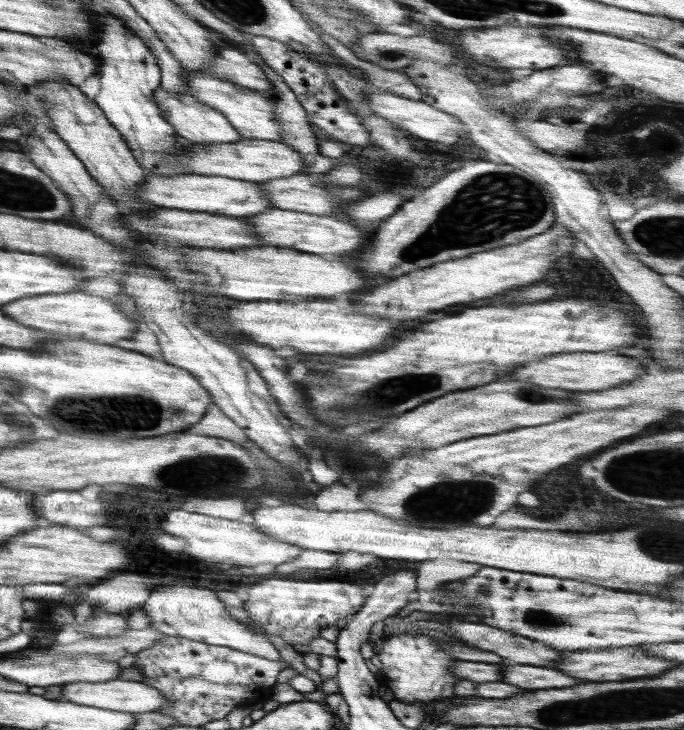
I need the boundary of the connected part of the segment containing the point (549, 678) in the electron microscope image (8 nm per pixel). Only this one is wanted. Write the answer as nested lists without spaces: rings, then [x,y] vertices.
[[[514,664],[514,666],[506,666],[504,672],[504,682],[514,684],[514,686],[526,686],[526,688],[570,688],[576,686],[584,680],[568,676],[564,672],[552,670],[552,668],[540,668],[540,666],[522,666],[522,664]]]

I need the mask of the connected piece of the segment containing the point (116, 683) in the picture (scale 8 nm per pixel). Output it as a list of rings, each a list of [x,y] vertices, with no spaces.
[[[114,679],[106,682],[70,682],[60,684],[70,702],[116,711],[140,713],[168,706],[168,699],[158,689],[142,681]]]

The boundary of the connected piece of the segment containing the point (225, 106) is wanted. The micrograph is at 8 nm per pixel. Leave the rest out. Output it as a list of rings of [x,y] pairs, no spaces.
[[[189,72],[188,78],[190,95],[198,101],[224,113],[230,124],[236,128],[244,139],[278,141],[282,138],[282,129],[278,119],[274,117],[274,101],[260,93],[243,88],[228,81],[220,80],[210,74]]]

